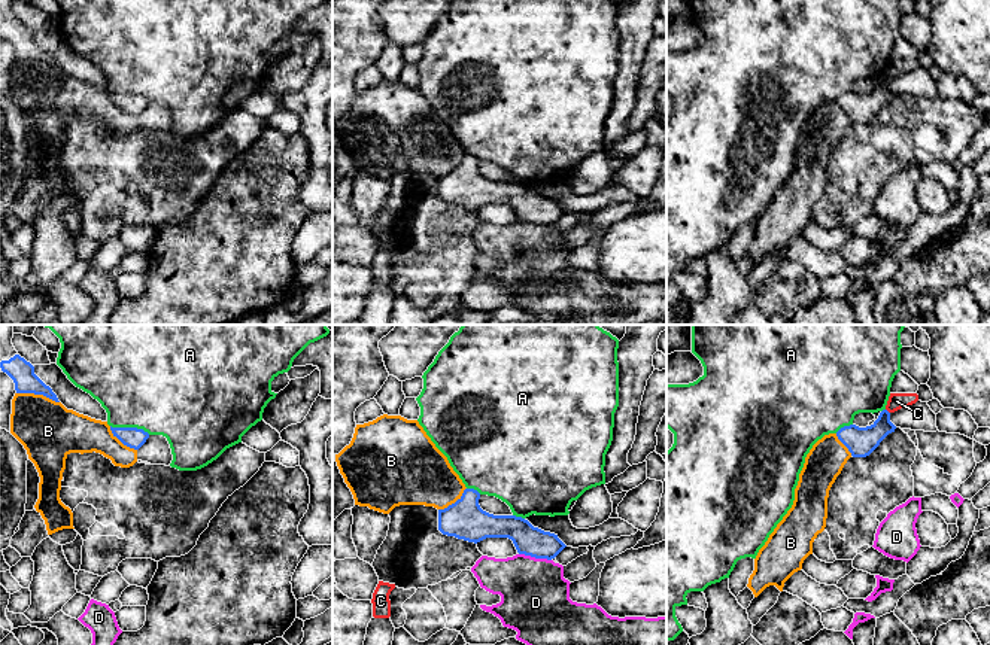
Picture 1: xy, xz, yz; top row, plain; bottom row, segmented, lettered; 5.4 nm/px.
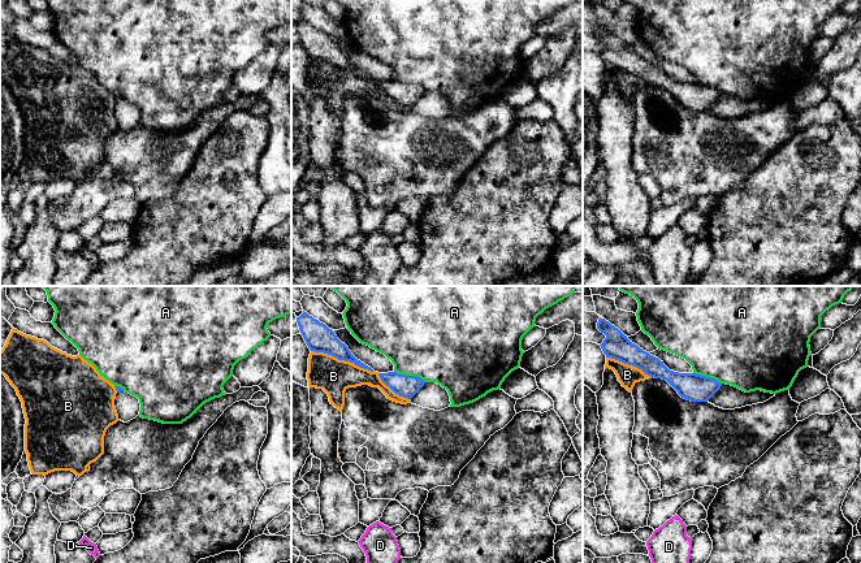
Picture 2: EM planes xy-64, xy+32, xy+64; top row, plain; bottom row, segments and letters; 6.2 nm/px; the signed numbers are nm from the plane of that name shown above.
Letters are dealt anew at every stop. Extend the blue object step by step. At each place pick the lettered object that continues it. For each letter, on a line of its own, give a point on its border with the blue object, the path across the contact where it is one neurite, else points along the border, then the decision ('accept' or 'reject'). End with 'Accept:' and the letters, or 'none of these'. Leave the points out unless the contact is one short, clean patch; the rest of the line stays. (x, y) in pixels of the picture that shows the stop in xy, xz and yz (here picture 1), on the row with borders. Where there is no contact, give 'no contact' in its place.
A: contact xy (130, 428); reject
B: contact xy (38, 394); reject
C: contact yz (887, 411); border yz (886, 408), (889, 413); reject
D: contact xz (536, 557); reject
Accept: none of these

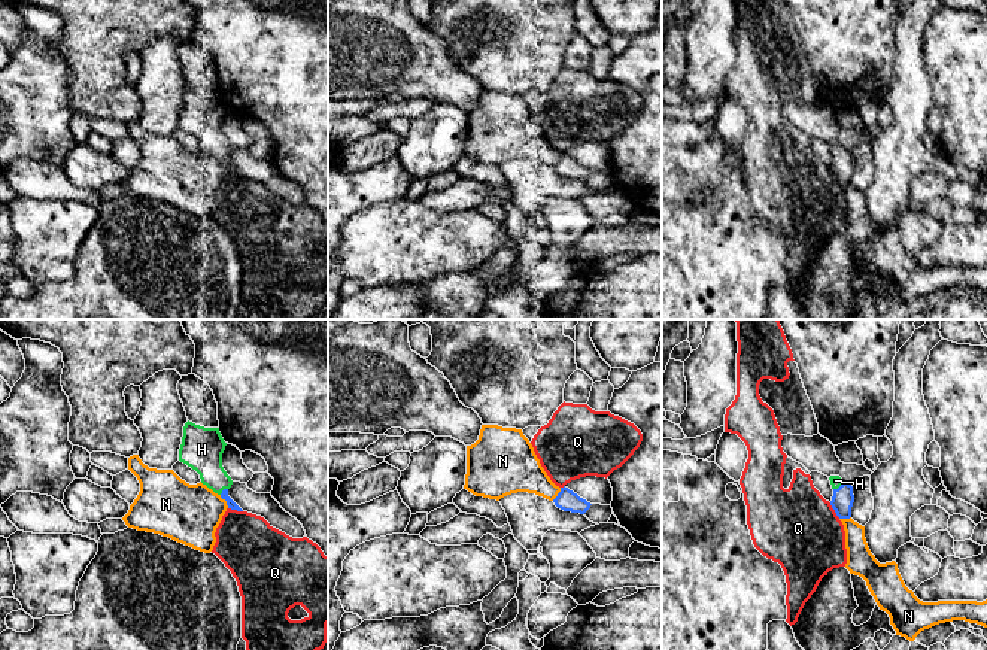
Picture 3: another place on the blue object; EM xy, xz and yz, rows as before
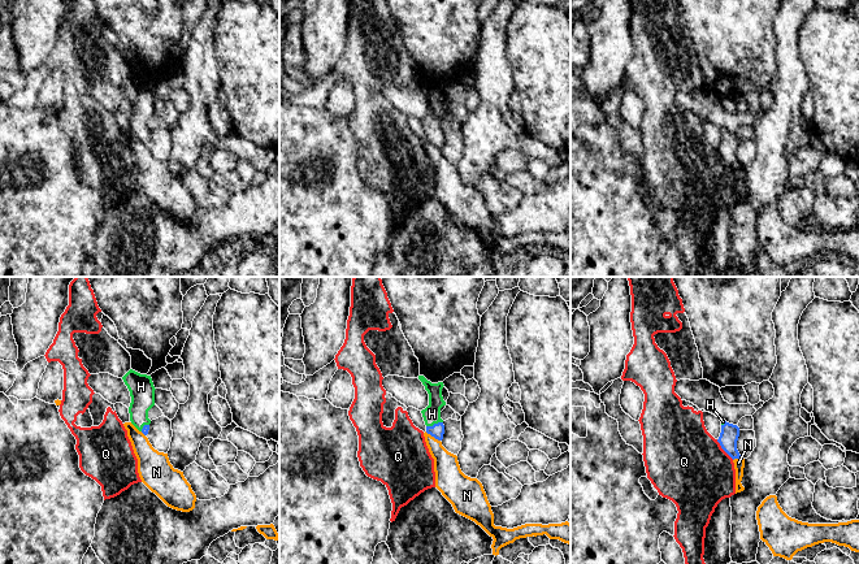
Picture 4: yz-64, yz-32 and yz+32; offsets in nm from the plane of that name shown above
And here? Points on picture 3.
H: contact yz (840, 486); accept
N: contact xy (225, 500); reject
Q: contact yz (834, 509); reject
Accept: H

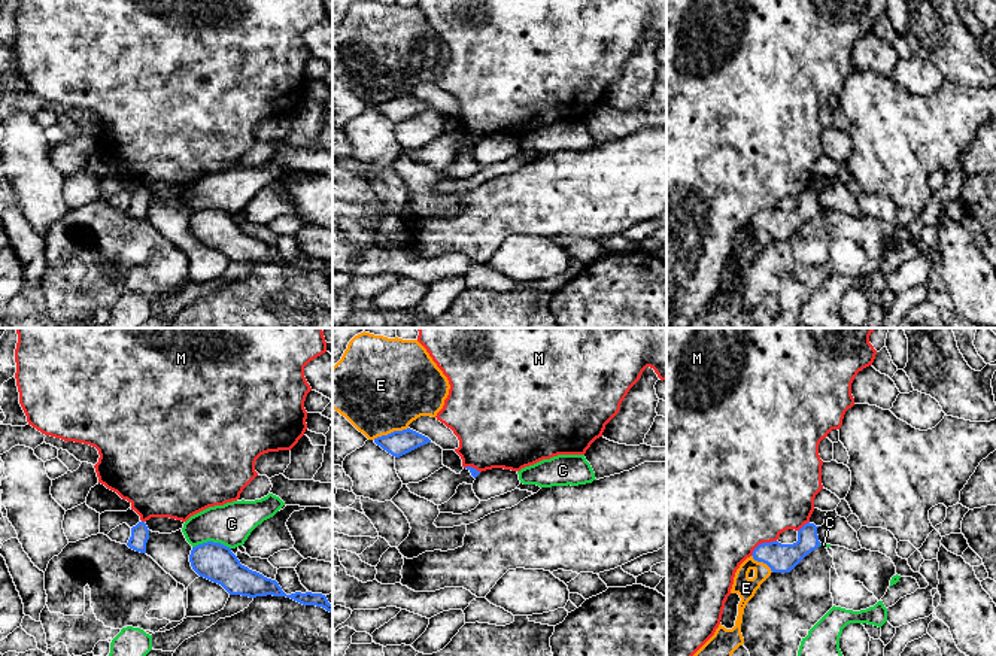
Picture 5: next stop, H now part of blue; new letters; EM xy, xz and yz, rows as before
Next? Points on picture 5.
C: contact xy (212, 541); reject
E: contact xz (391, 433); reject
M: contact yz (762, 543); reject
Accept: none of these

